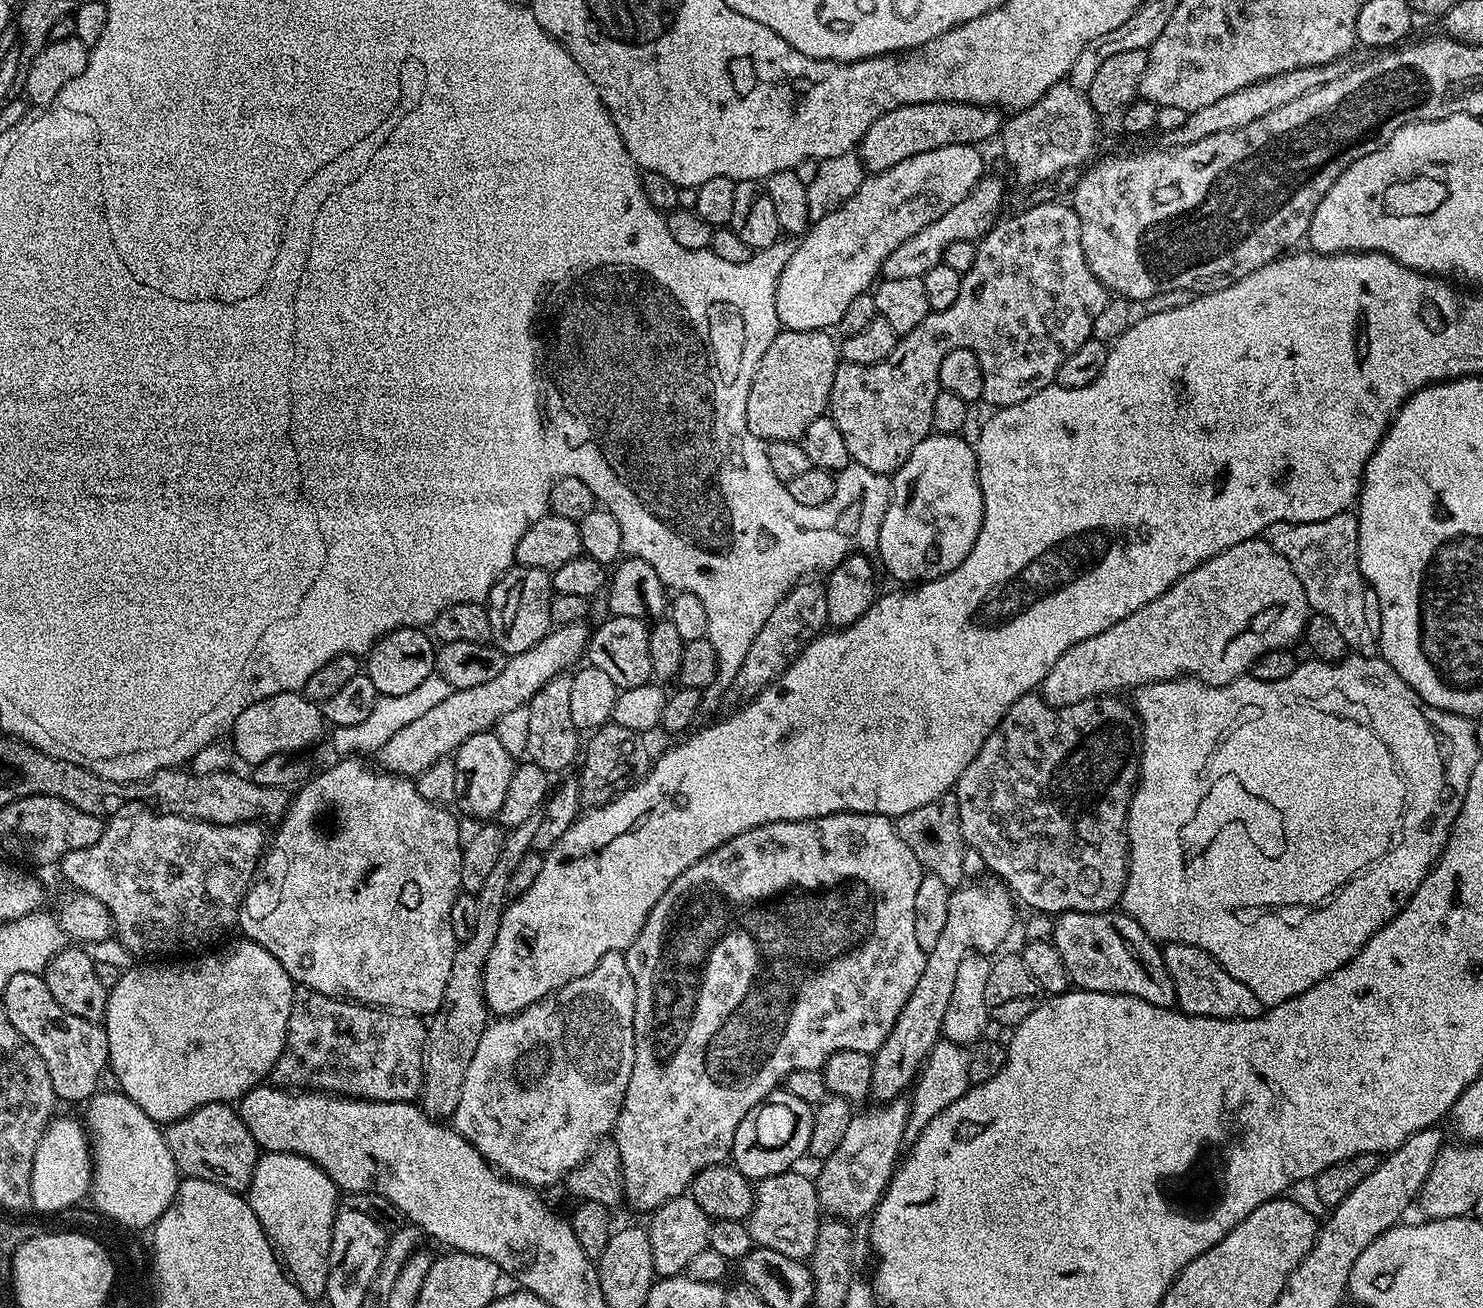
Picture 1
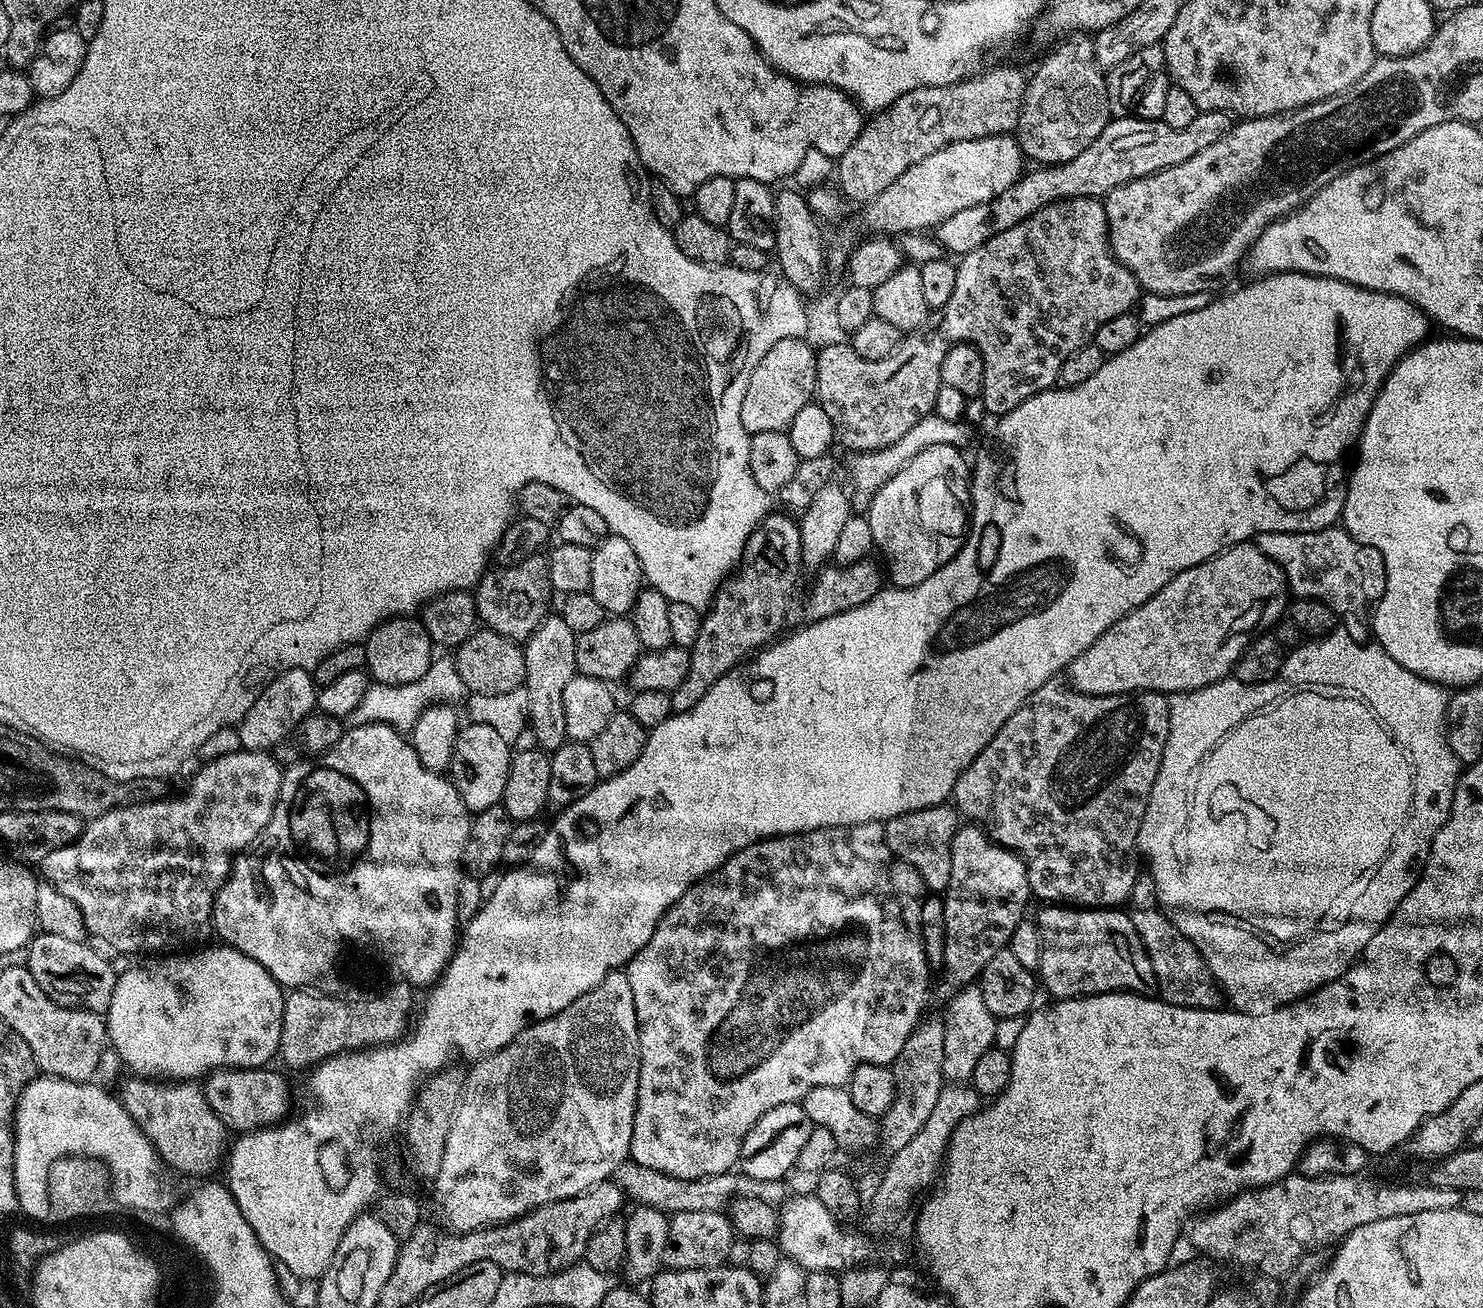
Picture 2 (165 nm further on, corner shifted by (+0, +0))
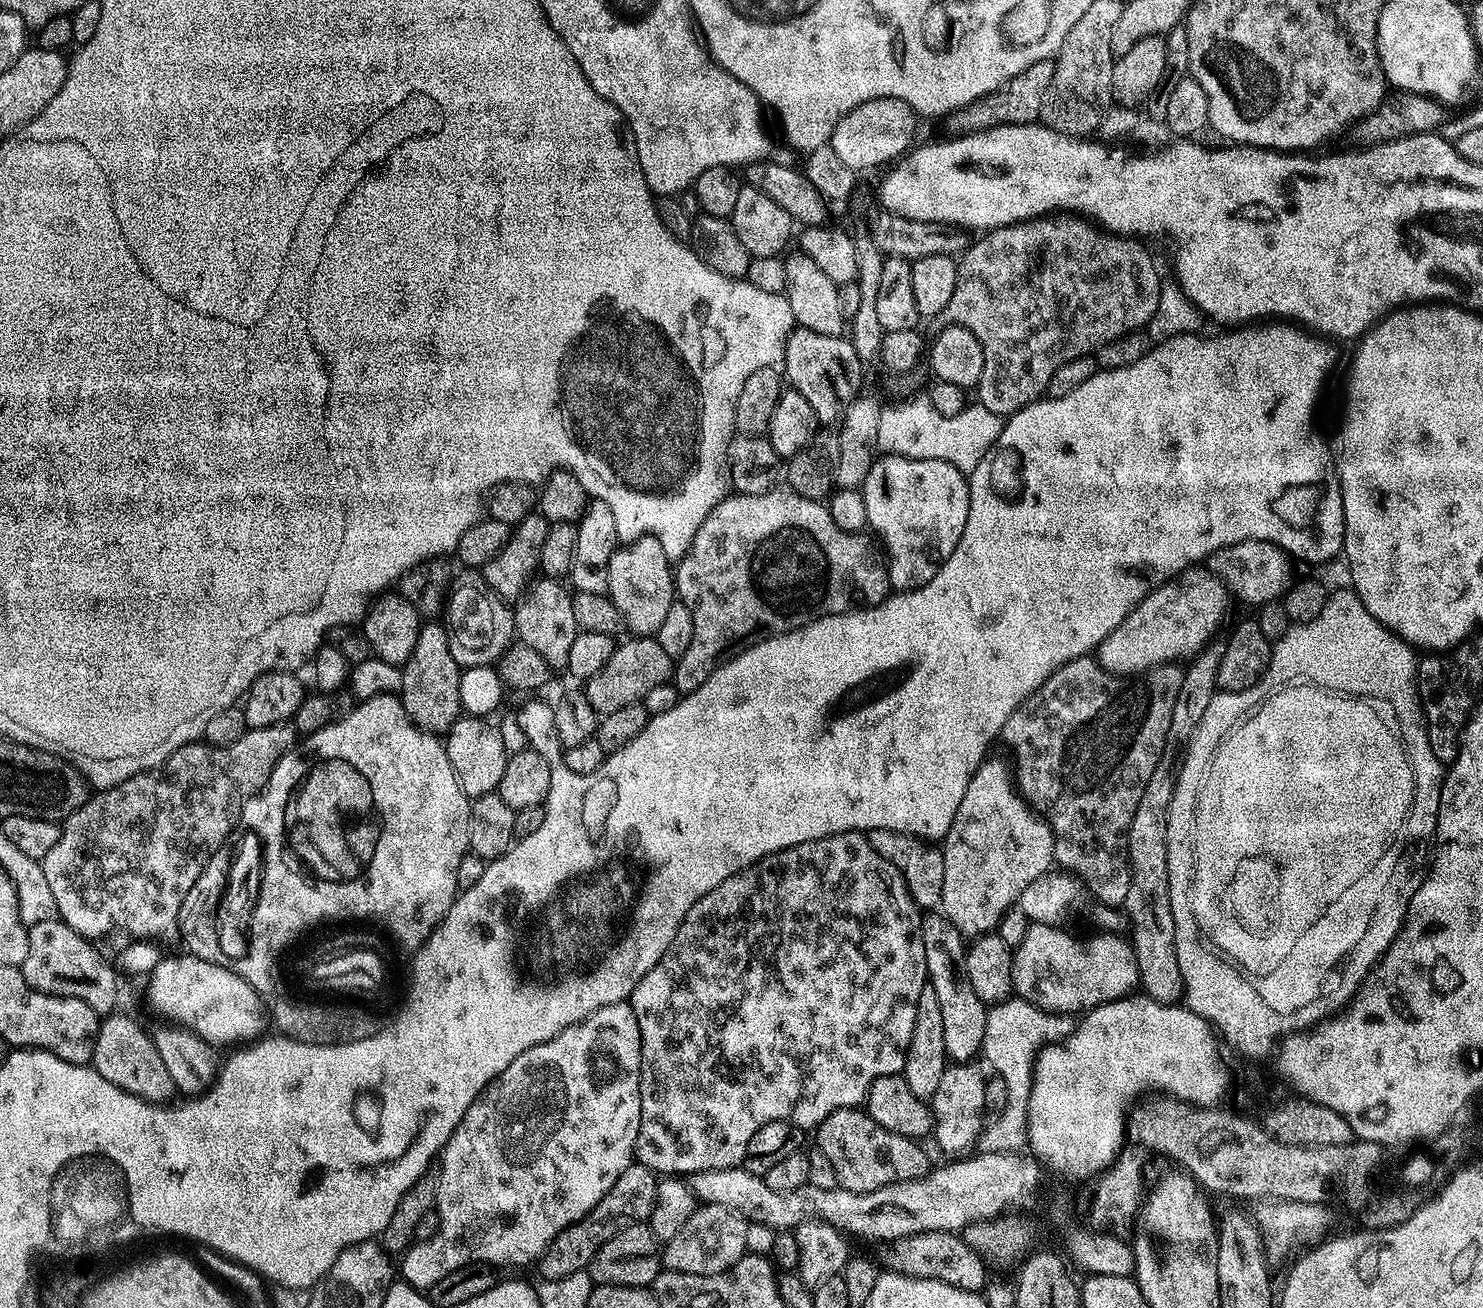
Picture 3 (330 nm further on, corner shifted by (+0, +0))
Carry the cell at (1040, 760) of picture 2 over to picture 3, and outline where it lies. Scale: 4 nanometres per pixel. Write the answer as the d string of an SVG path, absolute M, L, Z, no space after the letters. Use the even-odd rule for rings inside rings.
M1091 655L1079 656L1066 662L1030 698L1020 704L1014 714L1004 723L1004 729L999 739L1004 740L1008 752L1012 755L1011 763L1014 765L1014 784L1021 796L1028 801L1029 808L1047 820L1052 827L1054 840L1054 860L1065 873L1071 874L1081 885L1084 884L1093 892L1095 899L1101 904L1111 908L1120 908L1126 902L1126 894L1130 890L1132 867L1128 864L1128 831L1130 822L1134 822L1134 810L1138 810L1138 801L1146 791L1146 782L1150 782L1150 774L1154 774L1154 766L1158 766L1158 758L1162 758L1162 746L1166 746L1166 734L1170 730L1170 714L1174 714L1174 702L1178 699L1178 690L1182 687L1184 668L1179 663L1159 664L1156 668L1131 678L1114 676L1106 669L1100 667L1099 659Z

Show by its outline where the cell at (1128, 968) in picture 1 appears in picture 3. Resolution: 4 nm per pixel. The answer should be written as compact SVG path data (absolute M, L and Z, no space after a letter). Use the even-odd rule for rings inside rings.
M1029 923L1026 930L1026 938L1022 938L1022 946L1018 946L1012 953L1012 991L1017 997L1024 999L1026 1002L1036 1004L1037 1007L1043 1008L1047 1012L1059 1014L1083 1014L1091 1012L1093 1008L1097 1008L1099 1004L1109 1004L1115 1000L1125 999L1140 988L1140 975L1138 974L1138 962L1136 955L1132 949L1131 943L1123 935L1120 934L1096 934L1100 936L1092 936L1089 940L1079 940L1076 936L1071 936L1068 932L1063 932L1063 927L1054 924L1037 924Z

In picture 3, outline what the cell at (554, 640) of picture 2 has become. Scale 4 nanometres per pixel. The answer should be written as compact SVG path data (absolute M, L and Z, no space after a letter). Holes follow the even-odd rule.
M537 579L528 591L519 597L514 608L516 617L515 635L518 637L519 643L538 650L538 654L542 654L542 658L548 664L549 669L552 670L556 670L556 668L567 669L570 645L574 643L578 631L574 622L573 593L567 587L564 589L564 586L558 580Z

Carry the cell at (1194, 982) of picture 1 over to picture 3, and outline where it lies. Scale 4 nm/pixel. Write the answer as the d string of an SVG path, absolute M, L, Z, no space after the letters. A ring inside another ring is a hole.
M1223 642L1209 643L1199 654L1192 657L1190 663L1184 668L1182 687L1178 690L1178 699L1174 702L1174 714L1170 714L1170 730L1166 734L1166 746L1162 746L1162 758L1158 758L1158 766L1154 766L1154 774L1150 774L1150 782L1146 782L1146 791L1138 801L1138 810L1134 810L1134 822L1130 822L1128 831L1128 864L1132 867L1130 890L1126 894L1126 902L1122 911L1127 923L1132 928L1130 943L1140 975L1140 988L1143 995L1160 1004L1179 1005L1184 998L1184 983L1182 970L1178 970L1178 954L1174 946L1174 914L1170 910L1170 890L1168 889L1168 807L1176 793L1175 773L1179 772L1180 765L1186 756L1188 741L1196 732L1202 714L1206 714L1206 706L1215 698L1218 691L1218 662L1222 662L1222 654L1226 654Z

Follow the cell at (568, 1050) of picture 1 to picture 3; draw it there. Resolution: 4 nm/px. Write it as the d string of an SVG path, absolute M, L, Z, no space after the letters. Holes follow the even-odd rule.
M621 1002L619 1004L611 1004L610 1006L602 1006L594 1014L590 1014L585 1020L580 1020L577 1024L571 1024L566 1030L562 1030L552 1040L542 1042L538 1046L530 1046L530 1050L526 1050L522 1054L518 1054L518 1058L514 1058L514 1062L510 1062L510 1066L506 1066L506 1070L502 1070L502 1074L498 1074L489 1082L487 1088L481 1092L479 1098L470 1106L470 1110L466 1110L466 1114L462 1118L462 1122L458 1122L458 1126L452 1131L452 1136L448 1139L448 1144L444 1147L442 1155L439 1157L440 1172L438 1171L438 1179L436 1182L436 1207L435 1212L440 1219L440 1225L437 1226L436 1232L428 1240L422 1240L413 1243L411 1247L403 1253L402 1259L399 1261L398 1272L402 1275L403 1283L409 1284L411 1288L421 1290L431 1290L438 1282L442 1282L442 1278L446 1274L450 1274L454 1270L458 1270L467 1264L486 1264L489 1266L497 1266L496 1264L532 1264L535 1265L539 1261L540 1255L544 1253L550 1246L550 1242L562 1230L566 1230L566 1226L570 1226L574 1222L578 1222L586 1214L590 1214L590 1210L594 1210L594 1206L598 1206L598 1202L602 1202L602 1198L610 1190L610 1186L614 1186L614 1182L618 1182L618 1178L622 1178L622 1170L626 1170L634 1163L634 1153L636 1150L636 1139L638 1138L638 1126L640 1125L640 1031L638 1030L638 1022L634 1018L634 1010L631 1003Z

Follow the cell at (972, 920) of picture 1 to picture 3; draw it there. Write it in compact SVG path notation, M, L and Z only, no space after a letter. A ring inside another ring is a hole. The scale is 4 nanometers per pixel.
M985 759L970 778L970 786L966 786L966 794L962 794L958 814L954 814L954 822L942 841L944 873L940 908L965 938L995 933L1003 916L1017 907L1022 890L1026 890L1034 878L1042 878L1042 874L1049 872L1054 864L1052 827L1029 808L1028 801L1014 787L1009 765L992 759Z

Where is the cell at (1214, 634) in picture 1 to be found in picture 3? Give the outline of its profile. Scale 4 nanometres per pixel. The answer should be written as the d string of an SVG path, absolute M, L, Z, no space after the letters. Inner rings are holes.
M1193 566L1179 572L1173 580L1155 588L1109 636L1100 643L1100 667L1114 676L1133 677L1159 664L1188 662L1208 647L1228 612L1230 593L1215 572L1204 566Z

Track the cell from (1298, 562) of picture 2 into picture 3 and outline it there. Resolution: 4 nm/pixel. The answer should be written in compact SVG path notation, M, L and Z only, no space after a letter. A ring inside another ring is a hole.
M1247 540L1234 546L1226 546L1209 556L1206 564L1211 571L1223 580L1229 593L1244 604L1263 606L1279 601L1293 583L1293 561L1283 548L1265 540Z

